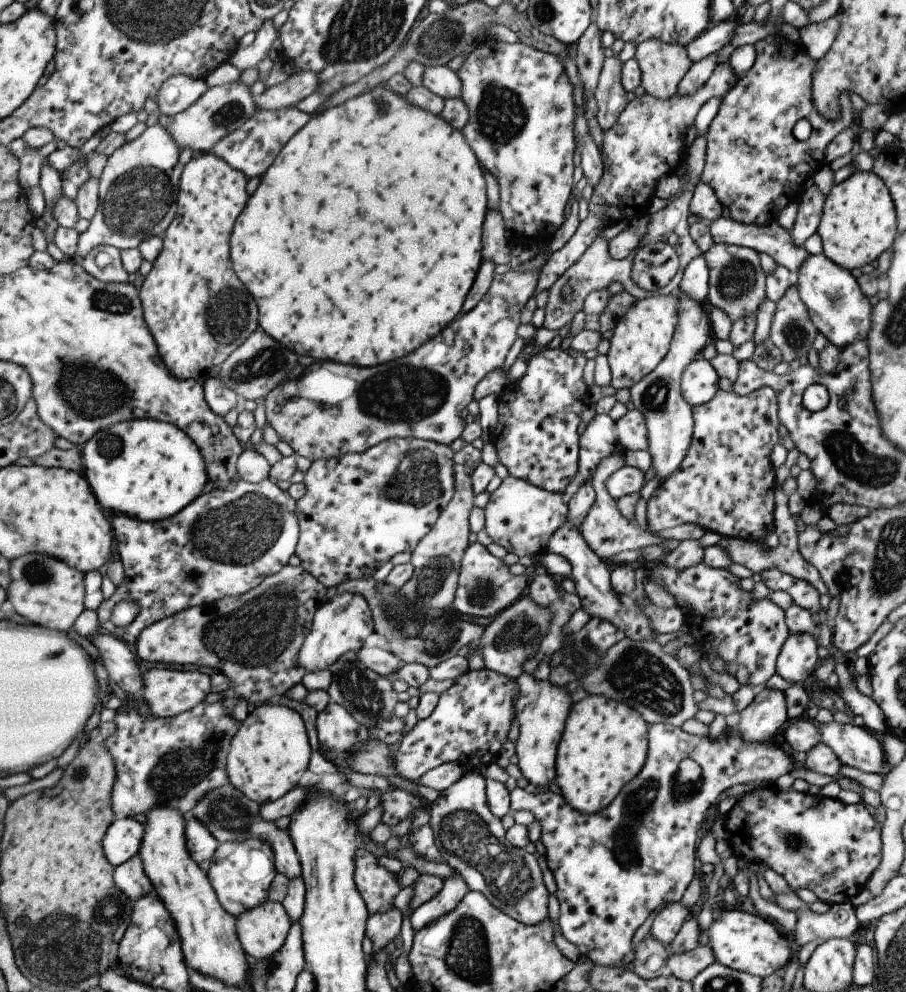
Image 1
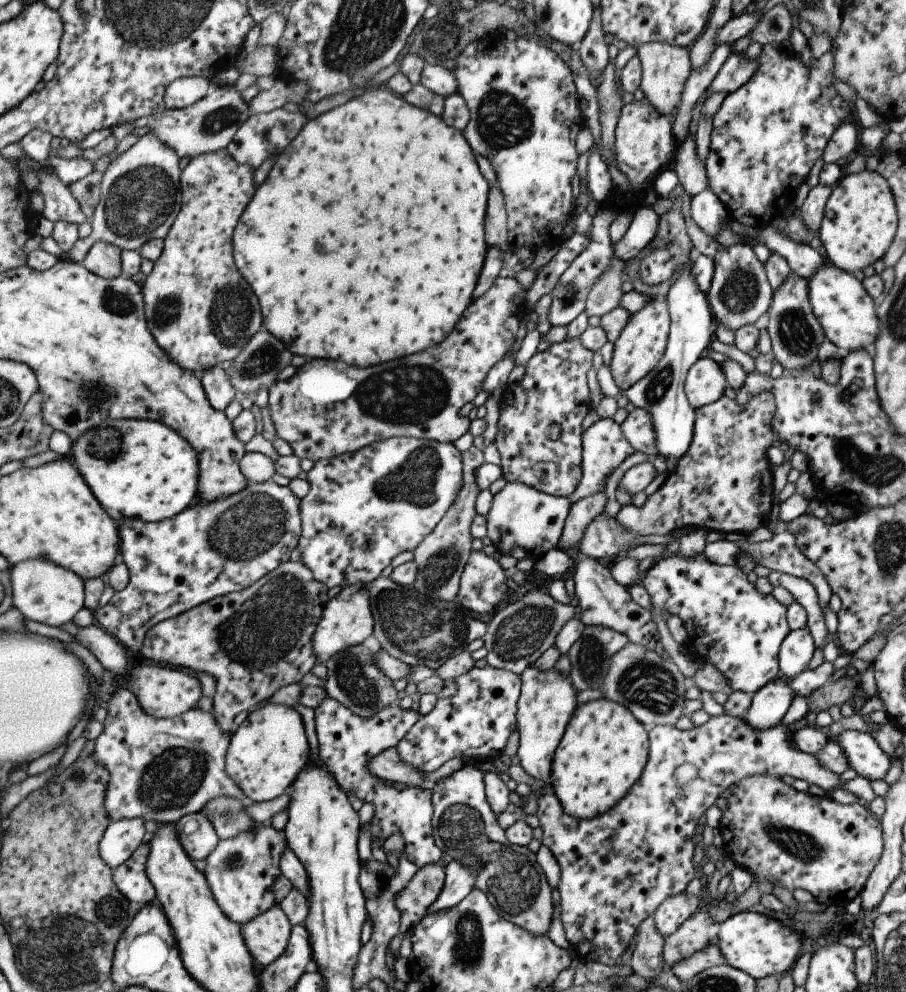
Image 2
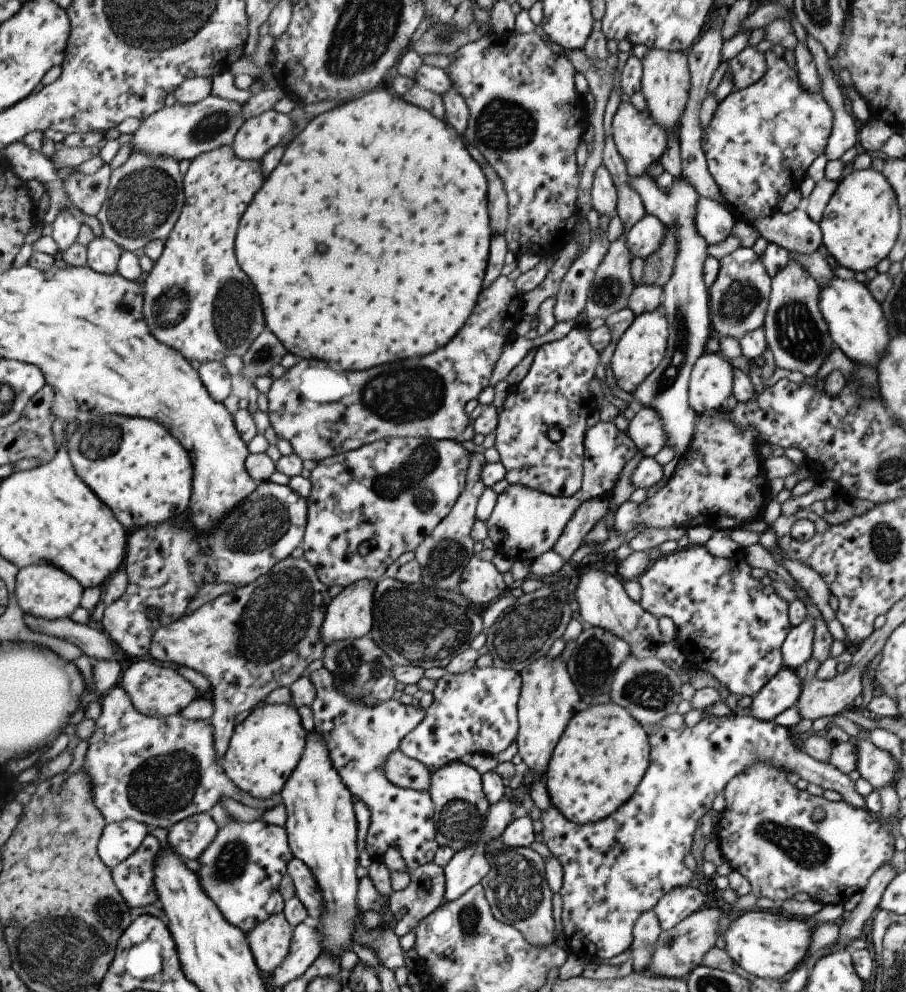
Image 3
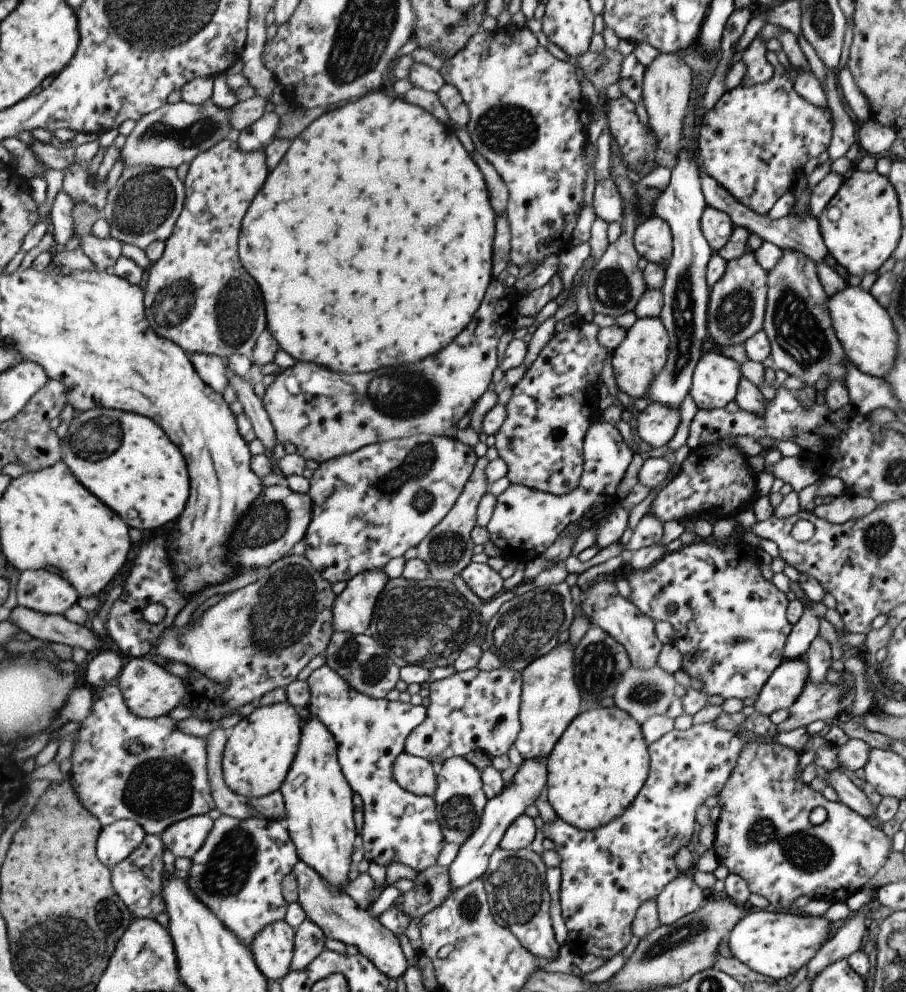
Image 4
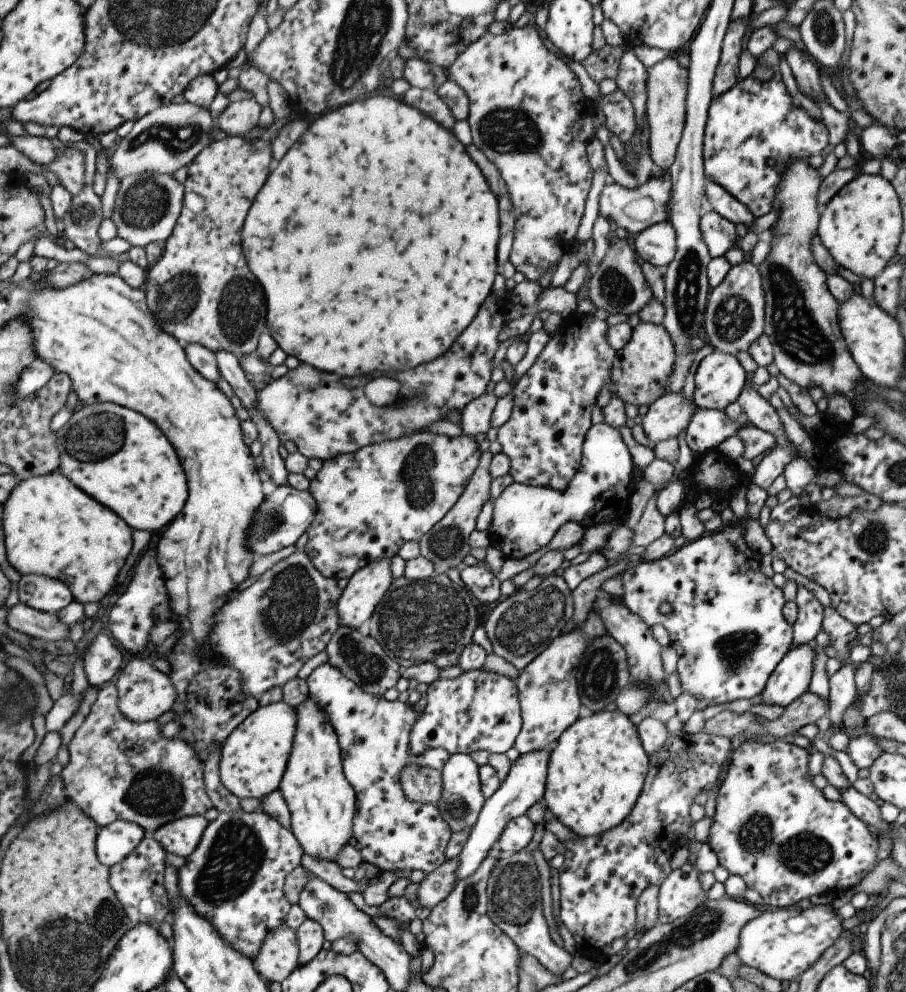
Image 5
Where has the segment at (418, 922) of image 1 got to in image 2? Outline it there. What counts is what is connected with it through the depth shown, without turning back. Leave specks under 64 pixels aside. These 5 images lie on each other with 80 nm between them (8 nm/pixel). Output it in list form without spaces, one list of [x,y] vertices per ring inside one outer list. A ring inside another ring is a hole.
[[[451,860],[444,867],[444,884],[435,902],[425,908],[424,916],[453,908],[473,889],[473,874],[457,860]]]

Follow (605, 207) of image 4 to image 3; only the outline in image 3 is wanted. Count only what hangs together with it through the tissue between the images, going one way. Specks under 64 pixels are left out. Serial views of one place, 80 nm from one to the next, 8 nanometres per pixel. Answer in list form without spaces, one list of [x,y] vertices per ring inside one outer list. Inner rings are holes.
[[[600,165],[594,172],[591,184],[591,205],[601,216],[616,216],[616,189],[607,170]]]

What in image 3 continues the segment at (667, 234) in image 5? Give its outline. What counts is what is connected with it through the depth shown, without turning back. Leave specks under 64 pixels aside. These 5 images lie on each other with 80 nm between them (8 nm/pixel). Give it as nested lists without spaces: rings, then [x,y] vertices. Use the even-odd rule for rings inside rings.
[[[645,212],[625,234],[625,246],[631,256],[645,258],[655,252],[663,242],[665,226],[655,216]]]

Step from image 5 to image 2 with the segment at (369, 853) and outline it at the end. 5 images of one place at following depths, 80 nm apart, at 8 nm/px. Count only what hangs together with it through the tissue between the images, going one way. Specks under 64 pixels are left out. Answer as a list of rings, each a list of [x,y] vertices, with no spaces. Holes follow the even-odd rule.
[[[325,696],[315,706],[313,713],[319,764],[327,768],[342,791],[346,793],[352,790],[354,797],[373,806],[373,817],[369,824],[371,842],[377,838],[384,841],[397,832],[403,838],[405,858],[417,869],[427,864],[439,864],[444,867],[446,864],[443,854],[437,849],[432,838],[430,792],[415,787],[396,790],[393,786],[385,786],[380,779],[367,772],[369,760],[379,752],[395,747],[409,728],[419,720],[418,712],[401,710],[395,702],[365,720],[361,716],[353,716],[345,706],[337,703],[337,700]]]

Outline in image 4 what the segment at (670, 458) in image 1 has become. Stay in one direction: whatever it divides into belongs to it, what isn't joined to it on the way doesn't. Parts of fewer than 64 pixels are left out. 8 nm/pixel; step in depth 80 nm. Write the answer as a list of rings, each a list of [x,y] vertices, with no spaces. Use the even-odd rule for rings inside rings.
[[[682,147],[677,164],[670,170],[670,182],[653,200],[650,213],[669,226],[672,250],[660,288],[663,306],[658,316],[667,332],[667,358],[659,374],[649,382],[644,399],[647,403],[663,404],[675,412],[679,412],[683,396],[690,388],[692,373],[695,364],[703,356],[702,343],[708,334],[706,318],[710,288],[706,284],[705,266],[712,251],[699,226],[706,206],[700,187],[699,168],[693,160],[693,152]]]

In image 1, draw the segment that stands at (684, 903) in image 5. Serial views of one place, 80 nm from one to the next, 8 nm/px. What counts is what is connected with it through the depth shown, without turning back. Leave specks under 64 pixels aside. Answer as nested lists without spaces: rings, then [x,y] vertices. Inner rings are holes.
[[[680,902],[665,903],[665,906],[655,914],[651,922],[649,936],[655,942],[661,942],[665,948],[679,931],[681,924],[690,917],[690,910]]]

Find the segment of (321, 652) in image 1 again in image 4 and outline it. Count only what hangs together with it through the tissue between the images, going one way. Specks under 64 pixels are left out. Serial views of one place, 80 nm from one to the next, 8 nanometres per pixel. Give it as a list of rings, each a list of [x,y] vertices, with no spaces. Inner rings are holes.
[[[367,570],[367,572],[359,572],[347,582],[345,588],[338,596],[335,596],[331,604],[331,626],[333,632],[351,632],[355,635],[363,635],[368,628],[375,600],[379,596],[379,592],[383,590],[385,582],[388,578],[382,570]]]

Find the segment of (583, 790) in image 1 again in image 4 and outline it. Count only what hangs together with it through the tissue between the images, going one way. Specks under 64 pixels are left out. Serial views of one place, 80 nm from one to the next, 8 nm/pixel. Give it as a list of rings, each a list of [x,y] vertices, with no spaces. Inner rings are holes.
[[[594,706],[569,722],[546,757],[545,799],[566,824],[595,830],[629,807],[647,778],[648,762],[648,748],[637,722],[615,706]]]

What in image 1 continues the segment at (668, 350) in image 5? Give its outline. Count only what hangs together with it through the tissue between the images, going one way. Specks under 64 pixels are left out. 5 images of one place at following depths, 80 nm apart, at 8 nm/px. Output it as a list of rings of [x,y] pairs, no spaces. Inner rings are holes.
[[[675,292],[635,300],[627,312],[618,318],[613,334],[609,338],[606,360],[611,376],[610,386],[616,391],[621,388],[630,389],[643,376],[653,371],[653,368],[663,360],[663,356],[669,350],[675,324],[677,324],[677,295]]]

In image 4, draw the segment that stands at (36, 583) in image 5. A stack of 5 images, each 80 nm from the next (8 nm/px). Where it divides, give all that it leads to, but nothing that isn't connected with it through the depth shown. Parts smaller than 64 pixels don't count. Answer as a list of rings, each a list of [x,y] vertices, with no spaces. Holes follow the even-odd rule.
[[[21,571],[17,582],[18,605],[46,615],[66,615],[79,603],[75,585],[59,572]]]

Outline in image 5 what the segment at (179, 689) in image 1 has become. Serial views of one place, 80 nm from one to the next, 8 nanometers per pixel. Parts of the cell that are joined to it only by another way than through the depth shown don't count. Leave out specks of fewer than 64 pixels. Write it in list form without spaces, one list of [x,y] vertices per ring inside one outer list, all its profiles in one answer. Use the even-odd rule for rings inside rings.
[[[131,656],[115,683],[120,692],[121,712],[129,716],[129,720],[133,722],[155,721],[165,712],[171,711],[173,704],[177,702],[177,686],[173,684],[173,678],[155,668],[148,659]]]

